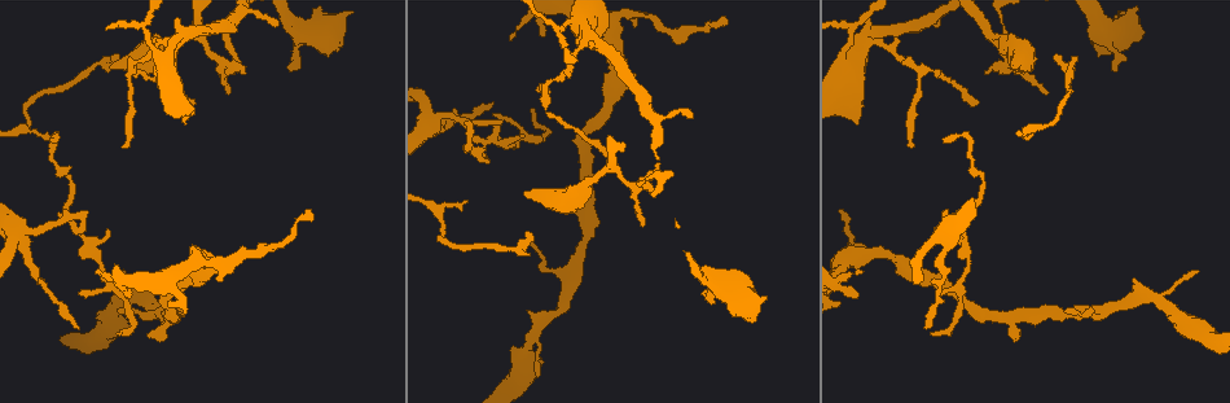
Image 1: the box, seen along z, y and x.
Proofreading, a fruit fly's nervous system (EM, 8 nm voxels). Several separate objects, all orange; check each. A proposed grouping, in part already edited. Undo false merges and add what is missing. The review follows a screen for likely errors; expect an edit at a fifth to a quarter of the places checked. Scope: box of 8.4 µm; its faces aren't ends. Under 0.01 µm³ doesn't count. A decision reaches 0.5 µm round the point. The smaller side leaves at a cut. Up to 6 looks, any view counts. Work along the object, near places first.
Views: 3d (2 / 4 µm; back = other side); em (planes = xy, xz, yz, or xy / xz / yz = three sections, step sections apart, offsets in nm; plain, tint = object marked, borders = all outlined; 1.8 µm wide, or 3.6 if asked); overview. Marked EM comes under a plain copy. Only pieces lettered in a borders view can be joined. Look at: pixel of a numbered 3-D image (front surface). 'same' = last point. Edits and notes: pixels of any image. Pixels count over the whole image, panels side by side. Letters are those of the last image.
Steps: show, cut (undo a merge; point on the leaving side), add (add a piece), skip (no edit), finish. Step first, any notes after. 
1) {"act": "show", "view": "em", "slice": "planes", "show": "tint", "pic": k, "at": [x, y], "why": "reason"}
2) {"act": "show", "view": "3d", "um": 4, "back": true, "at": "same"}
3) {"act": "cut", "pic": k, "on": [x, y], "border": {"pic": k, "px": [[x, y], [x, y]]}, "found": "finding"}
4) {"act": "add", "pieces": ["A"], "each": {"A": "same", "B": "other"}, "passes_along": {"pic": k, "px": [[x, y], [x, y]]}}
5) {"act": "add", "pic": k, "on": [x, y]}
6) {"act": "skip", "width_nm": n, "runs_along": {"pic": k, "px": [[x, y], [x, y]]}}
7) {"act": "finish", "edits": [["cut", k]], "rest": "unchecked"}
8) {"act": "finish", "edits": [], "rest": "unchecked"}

{"act": "show", "view": "em", "slice": "xz", "step": 16, "show": "tint", "pic": 1, "at": [533, 329], "why": "thick turns thin"}

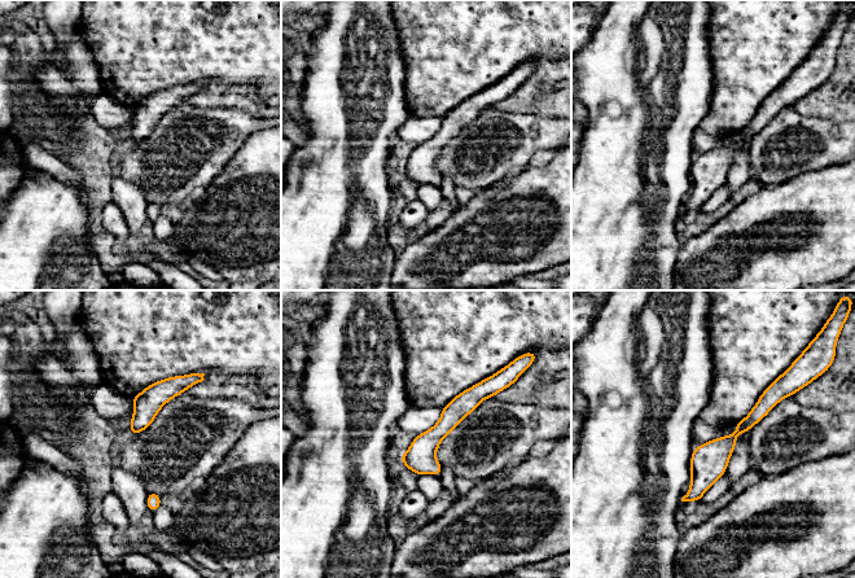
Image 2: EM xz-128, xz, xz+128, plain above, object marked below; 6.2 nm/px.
{"act": "show", "view": "em", "slice": "yz", "step": 16, "show": "borders", "at": "same", "why": "cut it another way"}

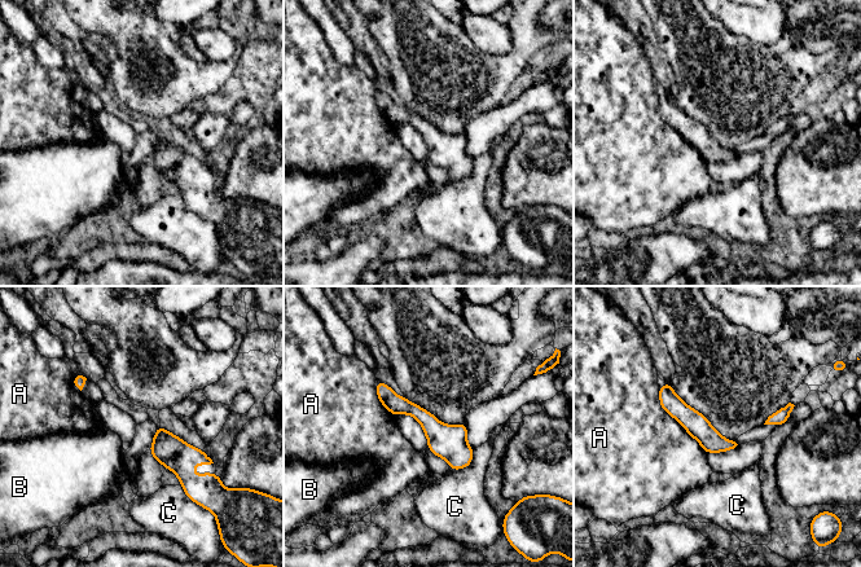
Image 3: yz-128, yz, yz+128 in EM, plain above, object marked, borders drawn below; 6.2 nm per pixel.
{"act": "skip", "each": {"A": "other", "B": "other", "C": "other"}, "border": {"pic": 3, "px": [[658, 386], [660, 407], [707, 453]]}, "found": "all the same neuron"}

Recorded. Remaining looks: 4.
{"act": "show", "view": "3d", "um": 4, "pic": 1, "at": [947, 232], "why": "looks like a crossing"}

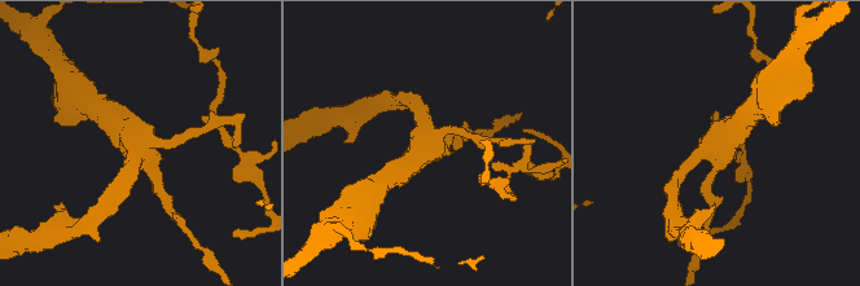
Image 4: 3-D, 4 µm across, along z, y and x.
{"act": "show", "view": "em", "slice": "xy", "step": 16, "show": "tint", "pic": 4, "at": [136, 143], "arms": 4, "why": "now the EM"}

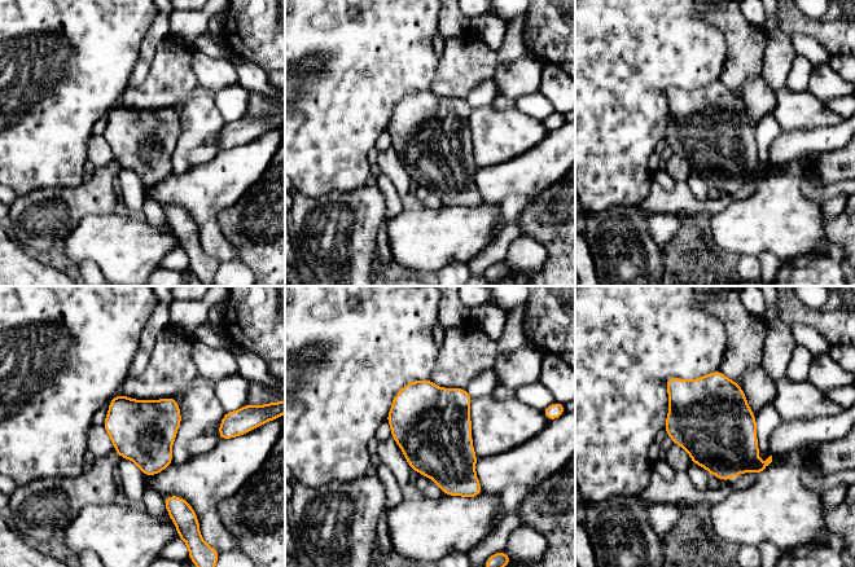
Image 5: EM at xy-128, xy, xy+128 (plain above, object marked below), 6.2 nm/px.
{"act": "show", "view": "em", "slice": "xz", "step": 16, "show": "borders", "at": "same"}

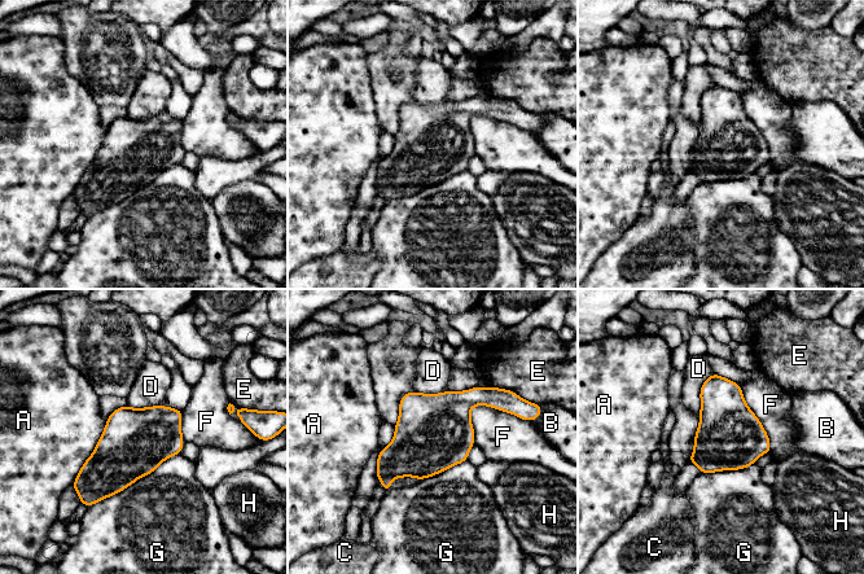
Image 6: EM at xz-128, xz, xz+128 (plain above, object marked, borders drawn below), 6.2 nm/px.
{"act": "skip", "each": {"A": "other", "B": "other", "C": "other", "D": "other", "E": "other", "F": "other", "G": "other", "H": "other"}, "border": {"pic": 6, "px": [[713, 372], [701, 386], [697, 415]]}, "found": "all the same neuron"}

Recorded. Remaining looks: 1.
{"act": "show", "view": "em", "slice": "planes", "show": "borders", "pic": 1, "at": [1114, 72], "why": "free end"}

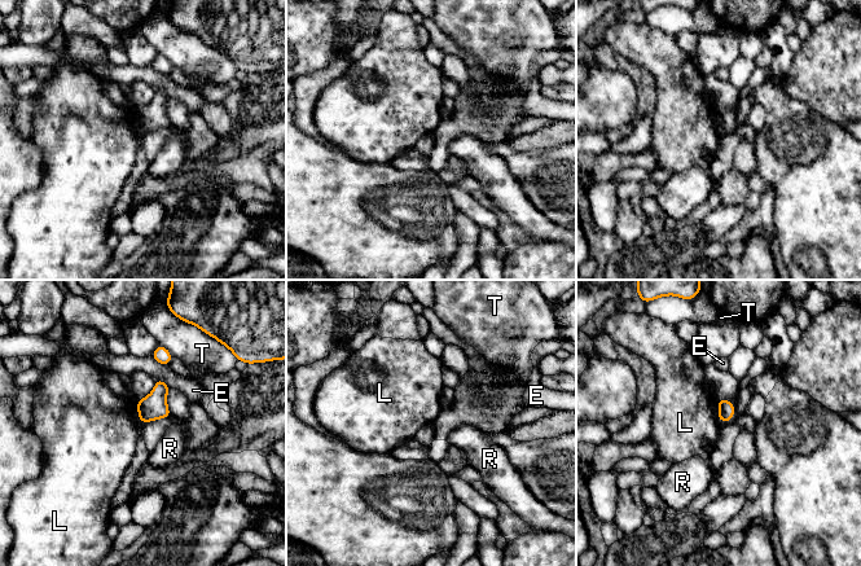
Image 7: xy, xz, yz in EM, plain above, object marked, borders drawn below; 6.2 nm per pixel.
{"act": "skip", "each": {"E": "other", "L": "other", "R": "other", "T": "other"}, "border": {"pic": 7, "px": [[716, 399], [717, 420], [720, 422]]}, "found": "none of them fits"}

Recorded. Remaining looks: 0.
{"act": "finish", "edits": [], "rest": "unchecked"}

